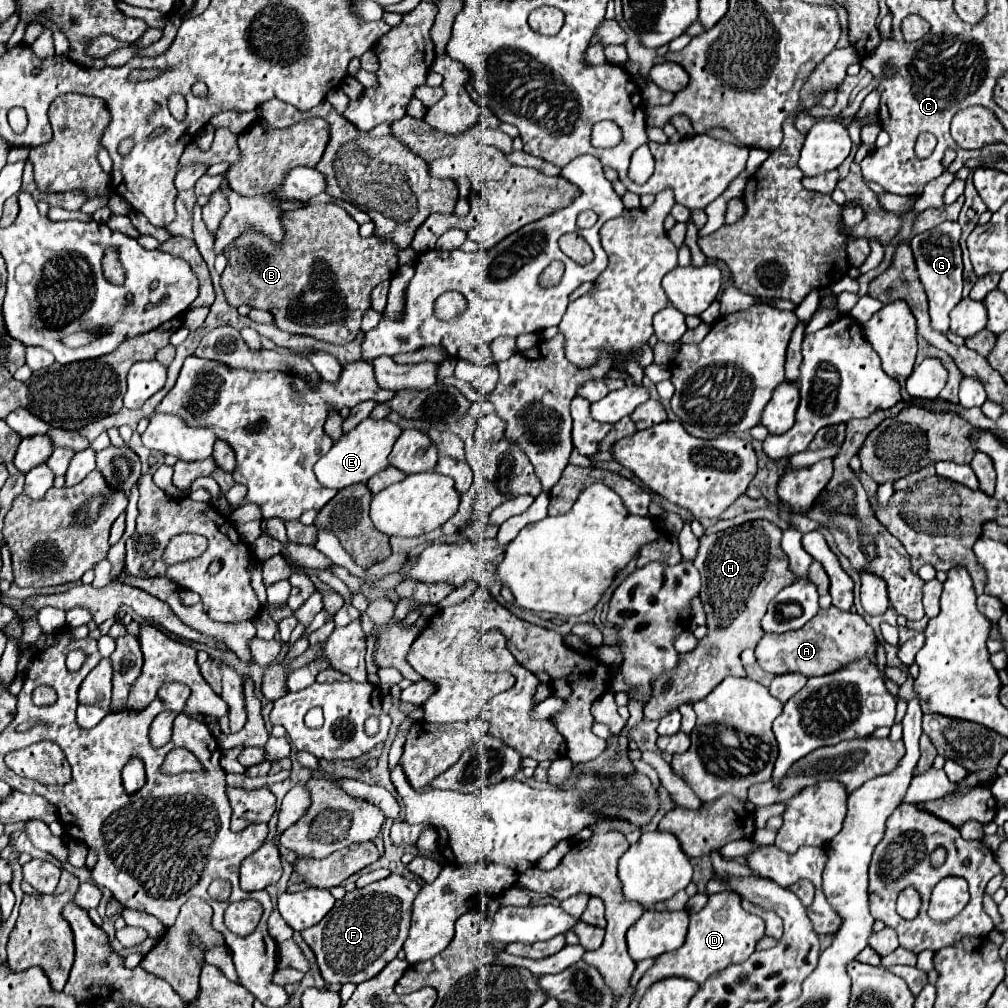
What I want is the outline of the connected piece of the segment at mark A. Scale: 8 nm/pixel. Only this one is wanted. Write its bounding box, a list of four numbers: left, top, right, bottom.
[756,605,878,677]

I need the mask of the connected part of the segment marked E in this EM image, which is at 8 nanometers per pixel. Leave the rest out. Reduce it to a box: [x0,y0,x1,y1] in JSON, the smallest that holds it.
[314,417,402,489]

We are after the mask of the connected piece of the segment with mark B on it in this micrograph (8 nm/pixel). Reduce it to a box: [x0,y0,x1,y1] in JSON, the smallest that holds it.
[222,203,398,345]

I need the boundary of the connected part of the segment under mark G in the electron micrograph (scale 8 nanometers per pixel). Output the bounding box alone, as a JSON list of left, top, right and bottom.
[910,221,964,335]

